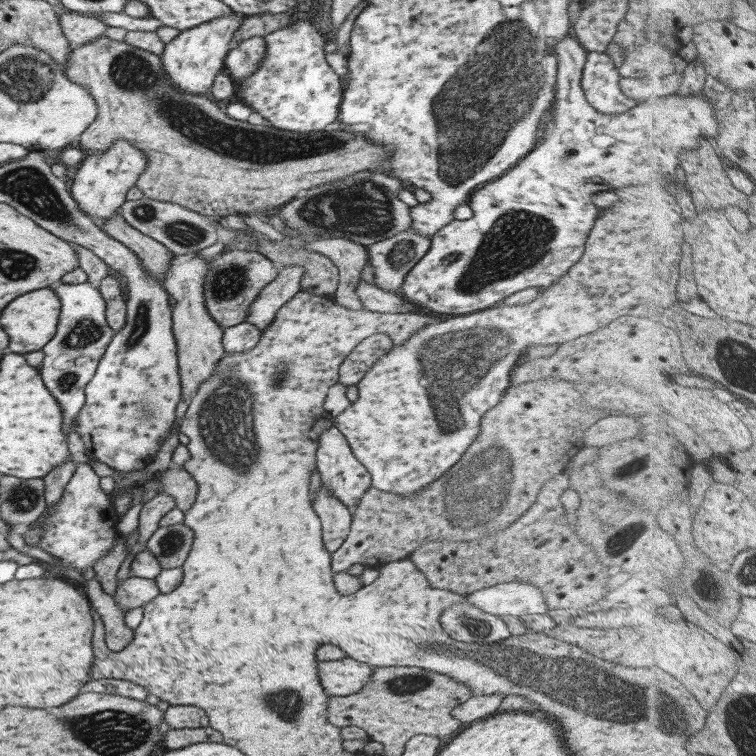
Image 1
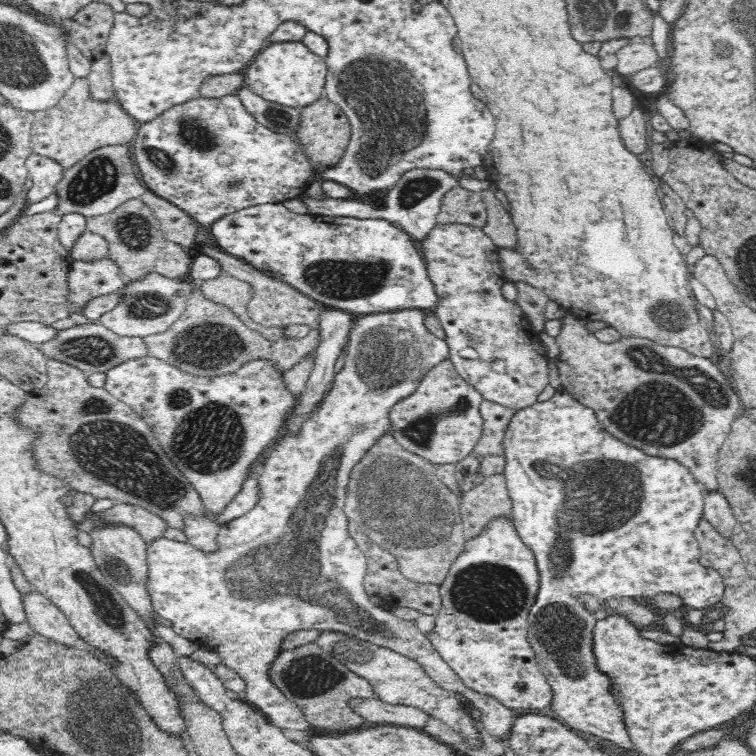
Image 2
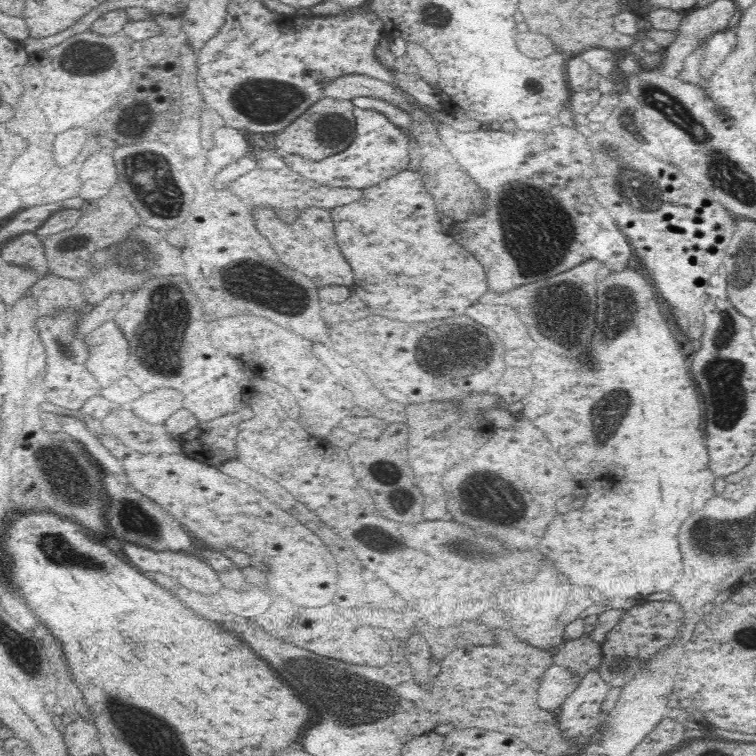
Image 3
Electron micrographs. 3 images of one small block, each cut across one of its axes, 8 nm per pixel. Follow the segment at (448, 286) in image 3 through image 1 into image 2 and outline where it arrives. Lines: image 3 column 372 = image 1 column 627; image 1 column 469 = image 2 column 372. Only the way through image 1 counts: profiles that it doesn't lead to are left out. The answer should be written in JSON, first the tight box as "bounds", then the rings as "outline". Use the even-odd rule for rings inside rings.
{"bounds":[147,308,514,740],"outline":[[[409,308],[397,311],[386,311],[381,313],[372,313],[370,315],[358,316],[353,321],[350,329],[349,342],[346,346],[346,363],[343,370],[335,374],[335,380],[325,397],[324,403],[317,409],[317,412],[302,424],[300,432],[296,436],[291,434],[283,434],[278,437],[272,444],[269,445],[270,452],[268,452],[268,460],[263,466],[260,478],[260,500],[250,512],[244,513],[244,516],[232,520],[225,525],[221,525],[216,539],[217,547],[215,551],[204,551],[197,549],[187,540],[182,542],[166,538],[164,535],[152,539],[147,542],[147,593],[151,600],[151,605],[154,612],[157,613],[161,619],[170,620],[172,622],[171,628],[184,638],[188,638],[192,643],[200,642],[202,647],[213,650],[223,662],[224,666],[231,668],[242,680],[245,682],[246,701],[251,706],[260,710],[267,718],[267,720],[275,727],[292,728],[292,730],[307,730],[311,731],[309,722],[304,716],[302,710],[298,705],[291,702],[286,695],[272,683],[270,677],[270,668],[274,664],[274,660],[280,656],[282,652],[282,644],[286,640],[286,636],[292,632],[308,629],[316,629],[319,632],[326,631],[338,633],[342,635],[359,636],[361,639],[365,637],[372,637],[373,641],[382,648],[389,648],[402,656],[406,656],[416,661],[426,671],[426,674],[436,681],[442,688],[448,689],[452,693],[464,693],[468,697],[469,703],[476,705],[482,712],[482,723],[484,730],[494,738],[494,740],[504,740],[504,738],[511,731],[513,725],[514,713],[512,709],[506,705],[500,704],[493,696],[486,696],[479,692],[470,690],[464,686],[460,677],[449,667],[449,664],[438,654],[438,651],[432,646],[432,643],[427,639],[425,633],[419,630],[419,626],[415,621],[408,621],[401,618],[396,618],[390,611],[378,608],[372,604],[368,598],[368,593],[363,580],[367,572],[366,555],[361,551],[358,543],[352,538],[349,531],[349,520],[344,514],[344,499],[346,485],[350,480],[350,472],[352,468],[358,464],[359,460],[364,456],[364,453],[375,443],[376,438],[383,434],[384,431],[390,431],[391,422],[389,419],[389,412],[392,412],[392,406],[399,404],[400,400],[411,396],[417,385],[420,384],[422,378],[434,367],[436,364],[449,358],[449,347],[444,340],[438,339],[426,327],[426,314],[431,311],[421,308]]]}

